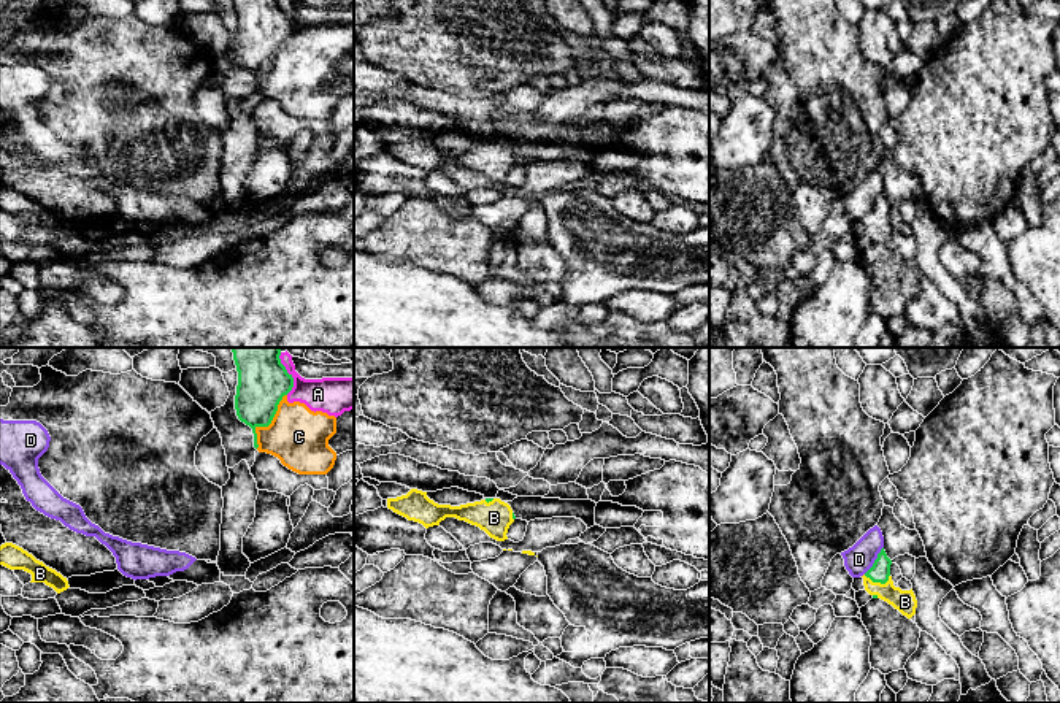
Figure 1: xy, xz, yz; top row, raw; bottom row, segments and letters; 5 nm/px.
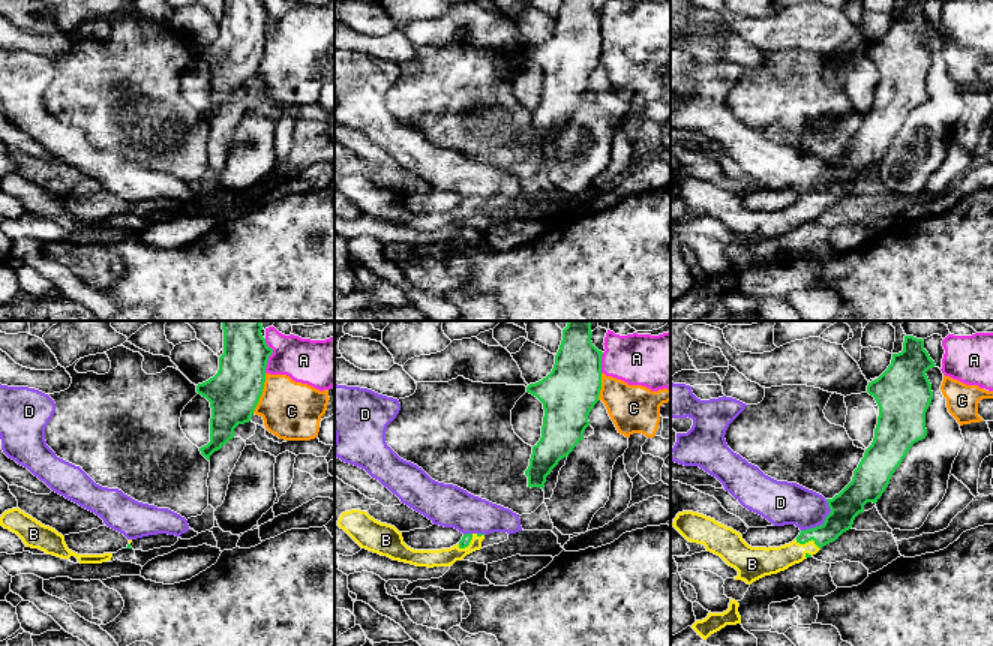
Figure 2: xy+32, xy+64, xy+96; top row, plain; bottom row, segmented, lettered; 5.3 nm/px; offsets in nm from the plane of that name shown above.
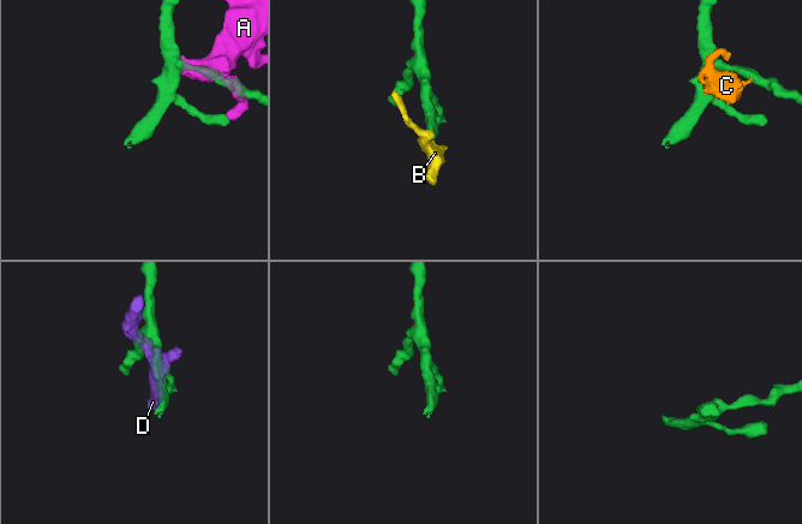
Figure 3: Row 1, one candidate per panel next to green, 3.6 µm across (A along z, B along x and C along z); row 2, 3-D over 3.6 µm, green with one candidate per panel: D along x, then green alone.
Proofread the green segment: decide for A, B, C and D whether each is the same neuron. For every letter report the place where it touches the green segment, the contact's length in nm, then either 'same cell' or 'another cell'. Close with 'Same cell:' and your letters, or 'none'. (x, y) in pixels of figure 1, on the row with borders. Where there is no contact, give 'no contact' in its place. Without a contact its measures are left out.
A: xy (288, 373) | 220 nm | another cell
B: yz (876, 581) | 140 nm | same cell
C: xy (267, 426) | 320 nm | another cell
D: yz (875, 560) | 170 nm | another cell
Same cell: B

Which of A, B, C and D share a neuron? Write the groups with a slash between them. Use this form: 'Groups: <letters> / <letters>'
Groups: A C / B / D

